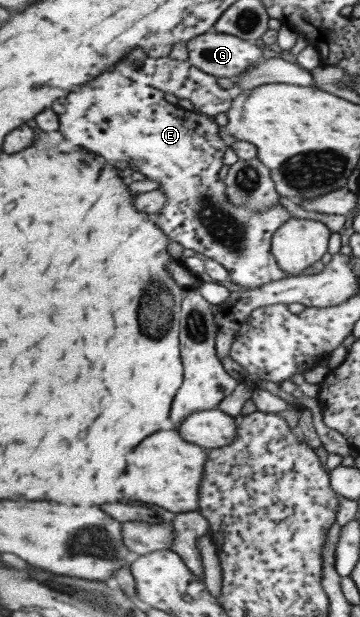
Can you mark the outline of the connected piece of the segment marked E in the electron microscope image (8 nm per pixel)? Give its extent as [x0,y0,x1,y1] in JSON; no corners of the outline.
[50,72,291,289]

